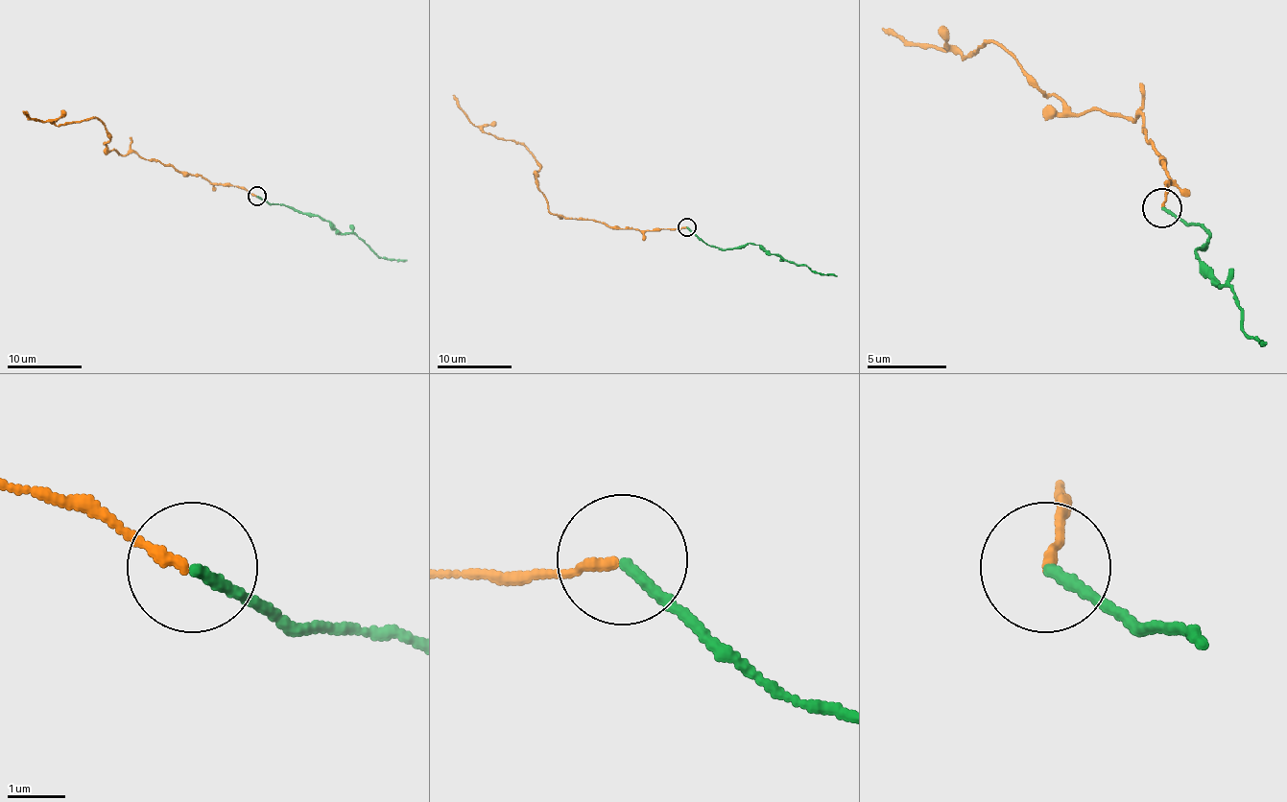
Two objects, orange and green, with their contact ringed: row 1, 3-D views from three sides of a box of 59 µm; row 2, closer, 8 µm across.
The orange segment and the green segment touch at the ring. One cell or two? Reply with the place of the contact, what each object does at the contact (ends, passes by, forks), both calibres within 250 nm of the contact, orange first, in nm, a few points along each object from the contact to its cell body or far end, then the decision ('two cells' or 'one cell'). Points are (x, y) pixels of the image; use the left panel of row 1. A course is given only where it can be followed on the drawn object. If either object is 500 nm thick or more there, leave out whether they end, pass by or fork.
at (256, 196); orange ends there; green ends there; 180 nm thick on the orange side, 180 nm on the other; orange runs (256, 197), (127, 152), (108, 152), (105, 144), (110, 132), (99, 120), (56, 126), (22, 110); green runs (256, 197), (321, 217), (343, 234), (355, 234), (388, 260), (406, 260); one cell

